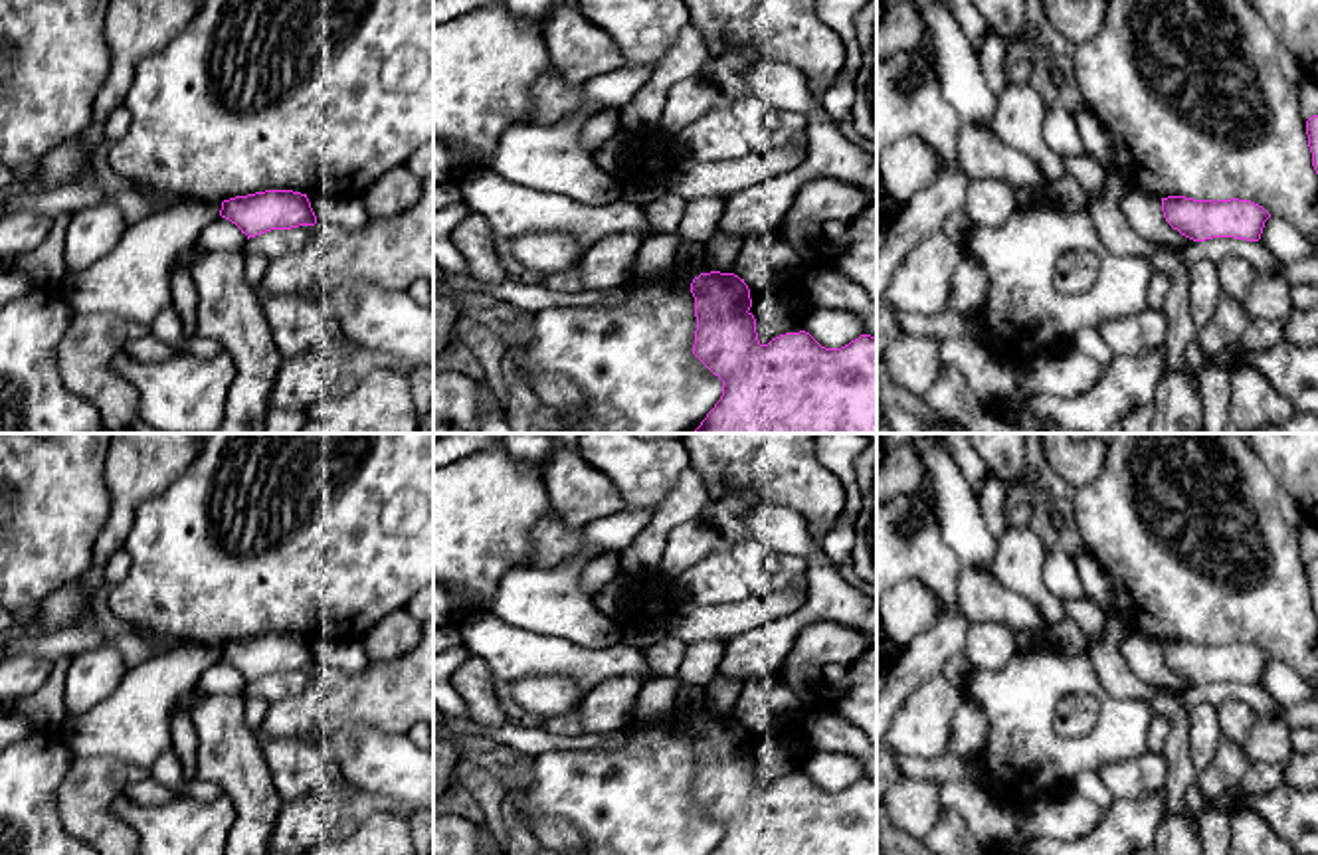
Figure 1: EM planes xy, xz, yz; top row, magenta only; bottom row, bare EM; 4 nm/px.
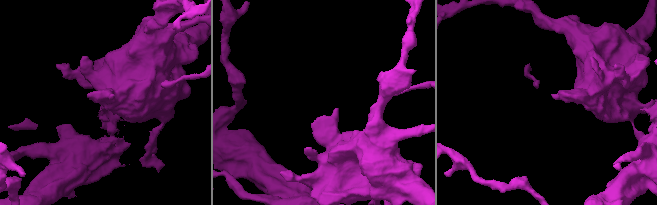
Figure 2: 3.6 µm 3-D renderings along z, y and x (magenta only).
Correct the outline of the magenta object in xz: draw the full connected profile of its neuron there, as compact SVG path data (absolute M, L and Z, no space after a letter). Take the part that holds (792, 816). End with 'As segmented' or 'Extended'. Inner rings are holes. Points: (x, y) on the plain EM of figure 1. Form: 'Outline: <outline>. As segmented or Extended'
Outline: M701 716L691 736L697 760L693 798L722 823L722 839L710 855L877 855L877 780L861 778L841 792L825 792L800 774L762 788L744 722Z. As segmented

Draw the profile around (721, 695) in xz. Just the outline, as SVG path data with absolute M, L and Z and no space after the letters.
M718 675L705 687L705 703L712 714L730 716L742 687L744 683Z

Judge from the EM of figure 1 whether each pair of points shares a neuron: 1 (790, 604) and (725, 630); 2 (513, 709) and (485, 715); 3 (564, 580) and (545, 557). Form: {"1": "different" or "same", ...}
{"1": "same", "2": "different", "3": "different"}

